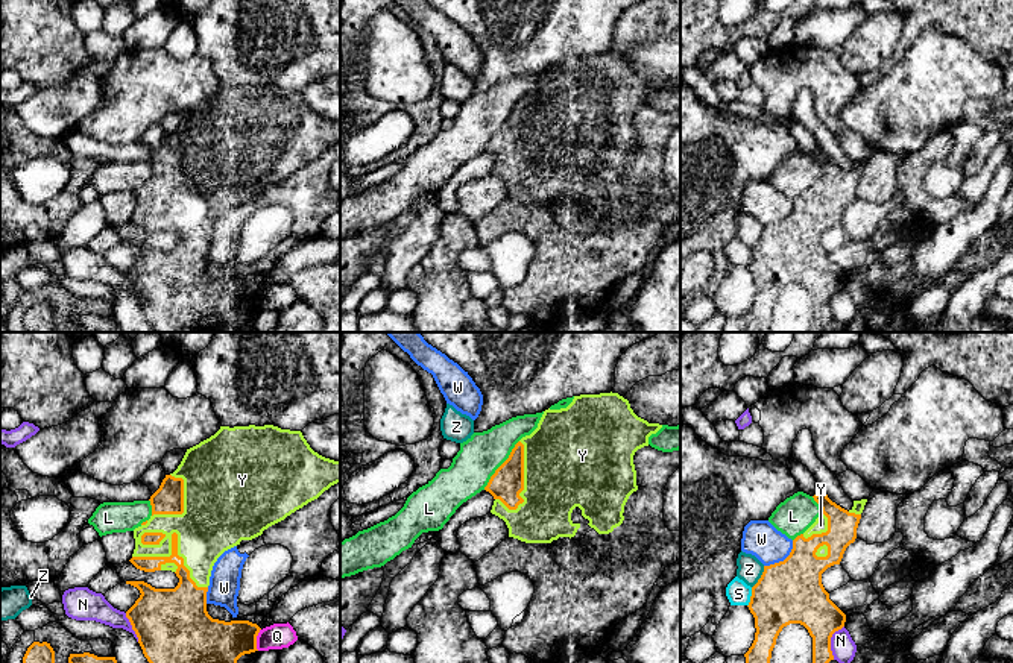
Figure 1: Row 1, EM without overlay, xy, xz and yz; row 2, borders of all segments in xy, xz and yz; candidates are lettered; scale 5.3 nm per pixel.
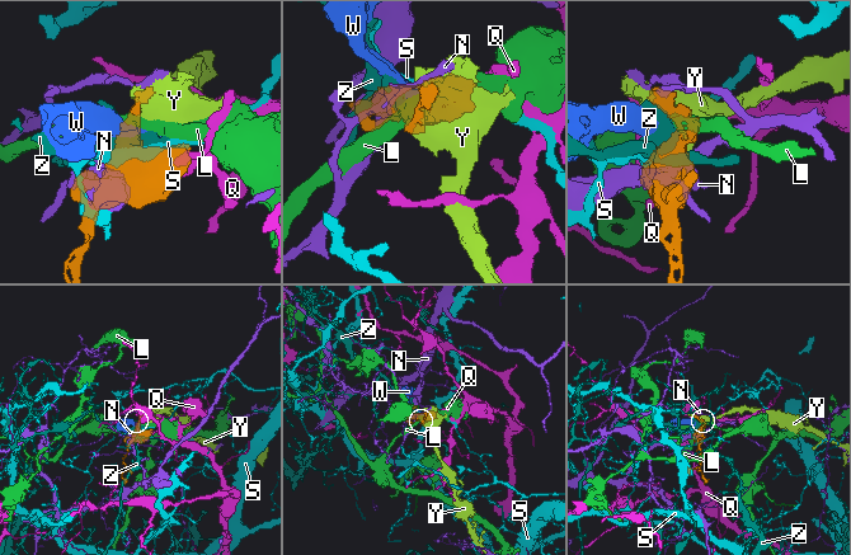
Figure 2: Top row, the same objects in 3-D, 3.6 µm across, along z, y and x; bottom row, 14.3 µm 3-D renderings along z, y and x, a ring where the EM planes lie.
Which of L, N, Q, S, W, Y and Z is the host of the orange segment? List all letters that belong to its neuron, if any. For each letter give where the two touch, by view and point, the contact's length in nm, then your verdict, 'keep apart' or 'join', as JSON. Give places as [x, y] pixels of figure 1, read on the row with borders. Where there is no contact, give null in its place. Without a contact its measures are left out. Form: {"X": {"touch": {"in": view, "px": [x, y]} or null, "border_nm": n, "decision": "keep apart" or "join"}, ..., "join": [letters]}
{"L": {"touch": {"in": "xz", "px": [501, 465]}, "border_nm": 320, "decision": "keep apart"}, "N": {"touch": {"in": "yz", "px": [829, 642]}, "border_nm": 190, "decision": "keep apart"}, "Q": {"touch": {"in": "xy", "px": [255, 639]}, "border_nm": 120, "decision": "keep apart"}, "S": {"touch": {"in": "yz", "px": [751, 597]}, "border_nm": 110, "decision": "keep apart"}, "W": {"touch": {"in": "yz", "px": [784, 560]}, "border_nm": 220, "decision": "keep apart"}, "Y": {"touch": {"in": "xy", "px": [176, 534]}, "border_nm": 440, "decision": "join"}, "Z": {"touch": {"in": "yz", "px": [761, 577]}, "border_nm": 140, "decision": "keep apart"}, "join": ["Y"]}

